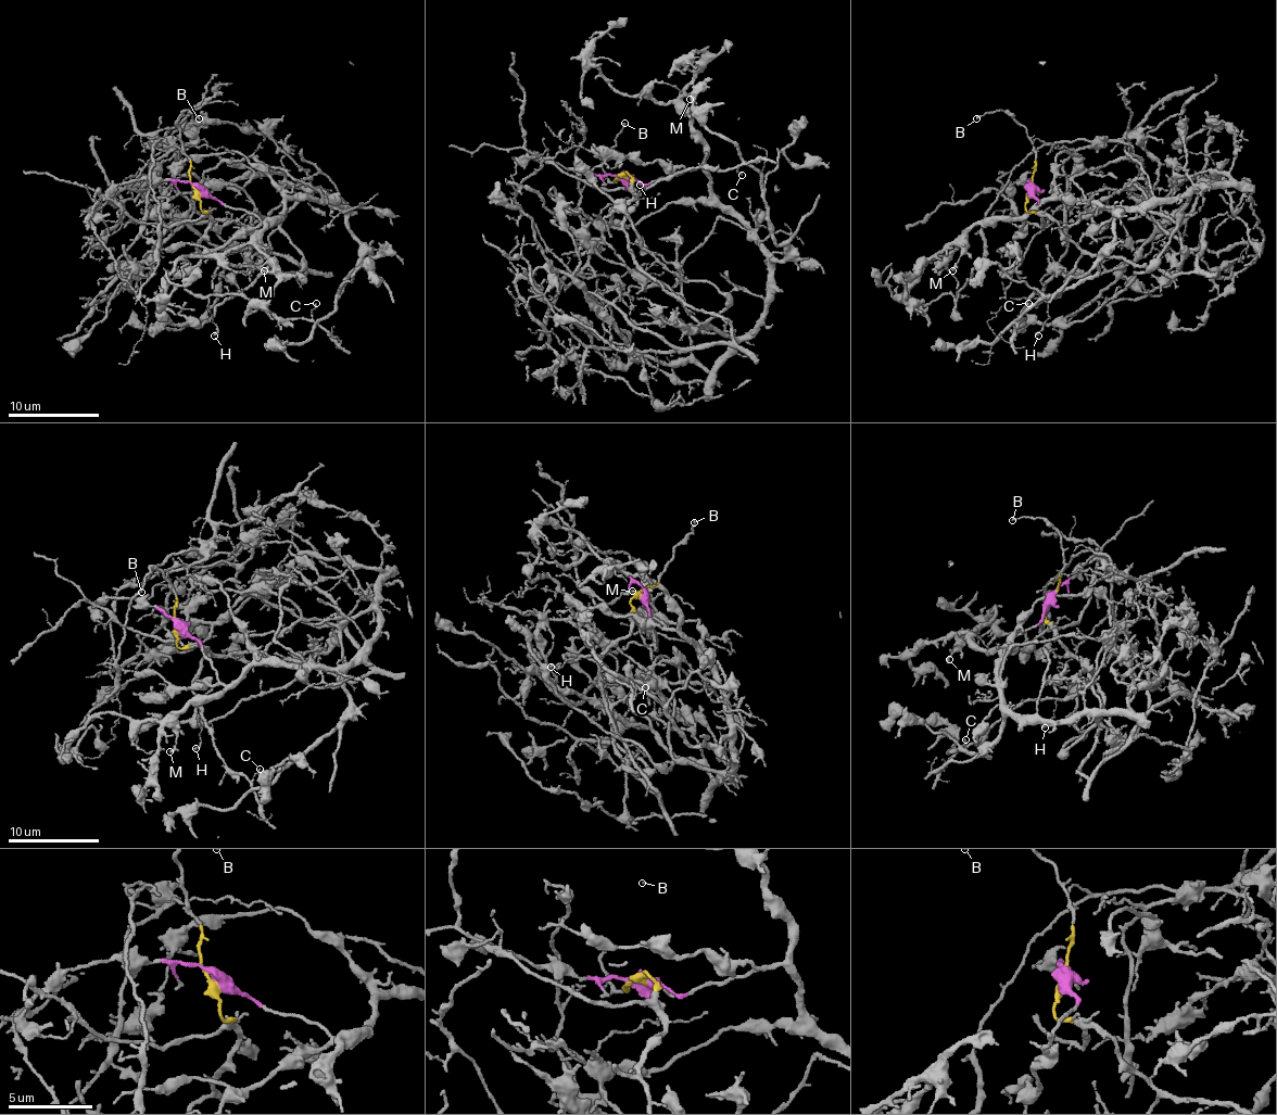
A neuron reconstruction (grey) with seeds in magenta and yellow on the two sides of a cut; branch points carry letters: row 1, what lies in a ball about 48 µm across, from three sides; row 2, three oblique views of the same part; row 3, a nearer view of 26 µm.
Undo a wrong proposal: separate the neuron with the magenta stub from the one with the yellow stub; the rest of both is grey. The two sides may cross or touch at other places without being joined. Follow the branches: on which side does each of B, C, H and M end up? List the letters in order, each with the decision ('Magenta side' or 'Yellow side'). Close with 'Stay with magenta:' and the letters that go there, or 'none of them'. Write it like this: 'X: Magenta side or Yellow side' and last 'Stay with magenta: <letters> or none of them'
B: Yellow side
C: Yellow side
H: Yellow side
M: Magenta side
Stay with magenta: M

